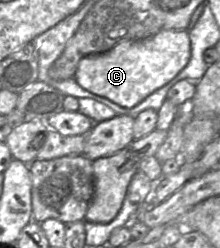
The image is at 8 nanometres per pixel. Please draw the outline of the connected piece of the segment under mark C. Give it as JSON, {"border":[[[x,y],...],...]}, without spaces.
{"border":[[[162,30],[146,39],[122,41],[105,53],[83,57],[73,78],[83,89],[131,108],[172,80],[190,57],[188,31]]]}

